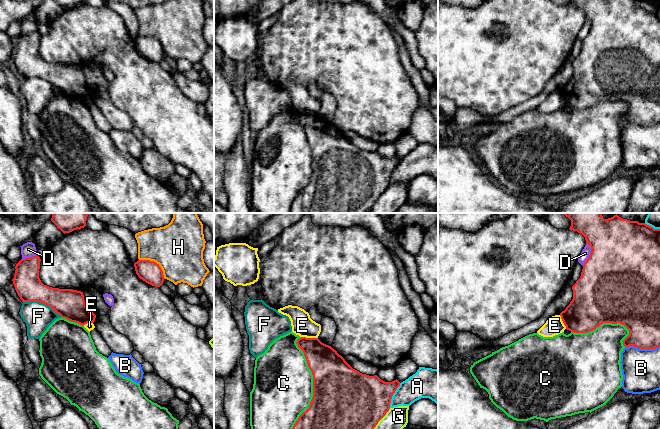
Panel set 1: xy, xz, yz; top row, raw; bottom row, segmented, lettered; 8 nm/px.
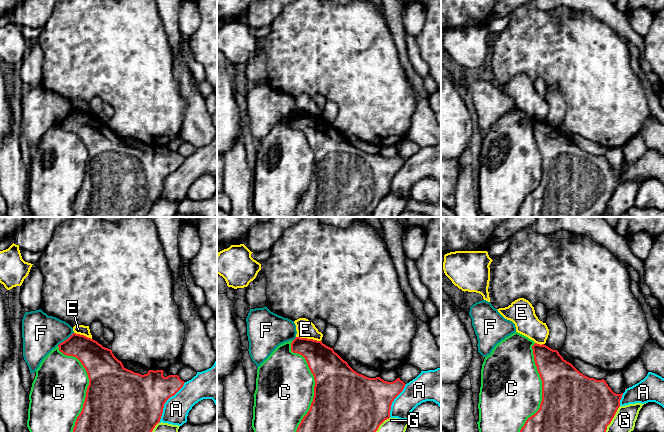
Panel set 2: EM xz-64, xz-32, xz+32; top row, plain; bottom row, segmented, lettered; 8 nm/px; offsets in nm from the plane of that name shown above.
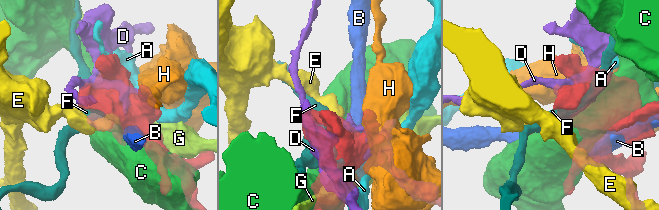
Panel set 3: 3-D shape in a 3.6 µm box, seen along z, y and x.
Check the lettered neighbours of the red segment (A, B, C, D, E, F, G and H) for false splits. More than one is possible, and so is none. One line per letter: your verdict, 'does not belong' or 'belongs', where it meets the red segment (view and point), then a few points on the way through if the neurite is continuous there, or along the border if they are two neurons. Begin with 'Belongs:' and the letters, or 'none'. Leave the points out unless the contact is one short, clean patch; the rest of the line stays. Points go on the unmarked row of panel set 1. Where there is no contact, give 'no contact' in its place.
Belongs: none
A: does not belong; contact xz (392, 171)
B: does not belong; contact yz (642, 124)
C: does not belong; contact xz (313, 162)
D: does not belong; contact yz (590, 30)
E: does not belong; contact xz (309, 114)
F: does not belong; contact xy (42, 78)
G: does not belong; contact xz (378, 197)
H: does not belong; contact xy (155, 38); border xy (139, 35), (153, 36), (160, 43), (165, 54)

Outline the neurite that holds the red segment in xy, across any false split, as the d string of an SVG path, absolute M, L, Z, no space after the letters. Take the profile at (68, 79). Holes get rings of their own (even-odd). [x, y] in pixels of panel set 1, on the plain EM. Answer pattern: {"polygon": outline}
{"polygon": "M40 33L21 35L12 55L22 78L38 77L52 84L62 94L85 101L94 99L96 91L86 83L83 68L44 61L39 54Z"}

